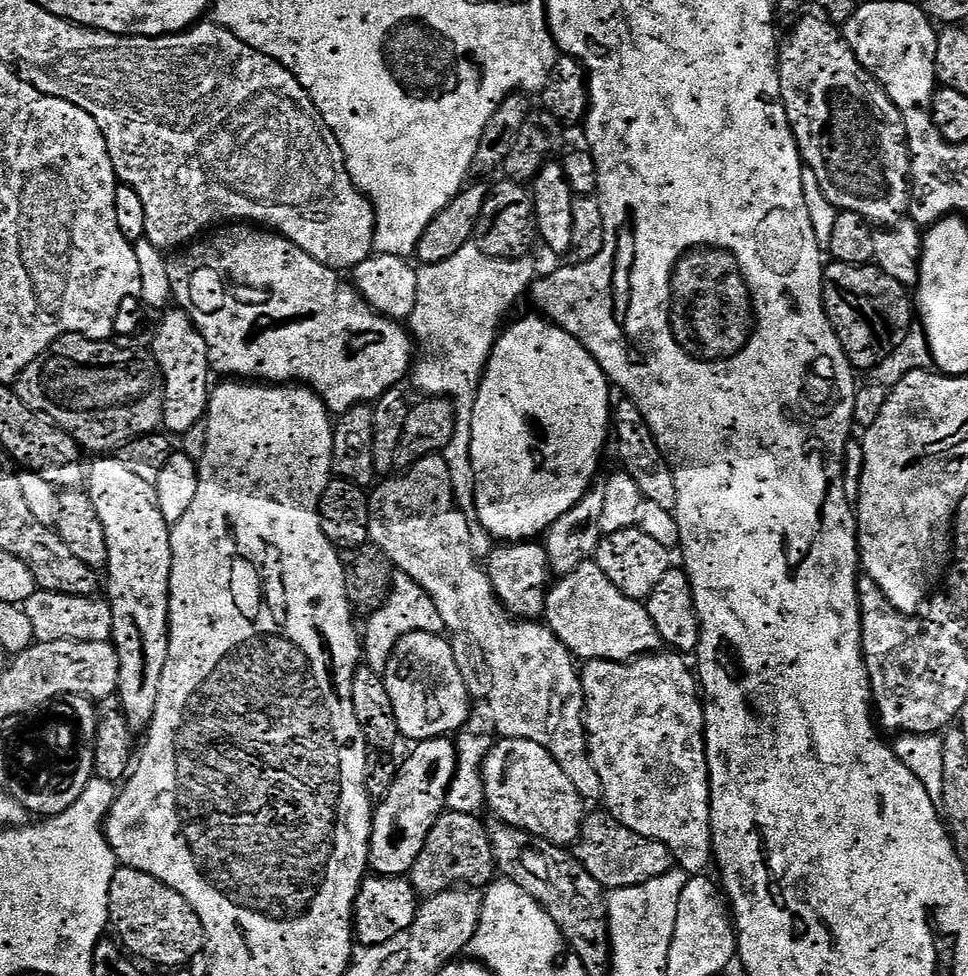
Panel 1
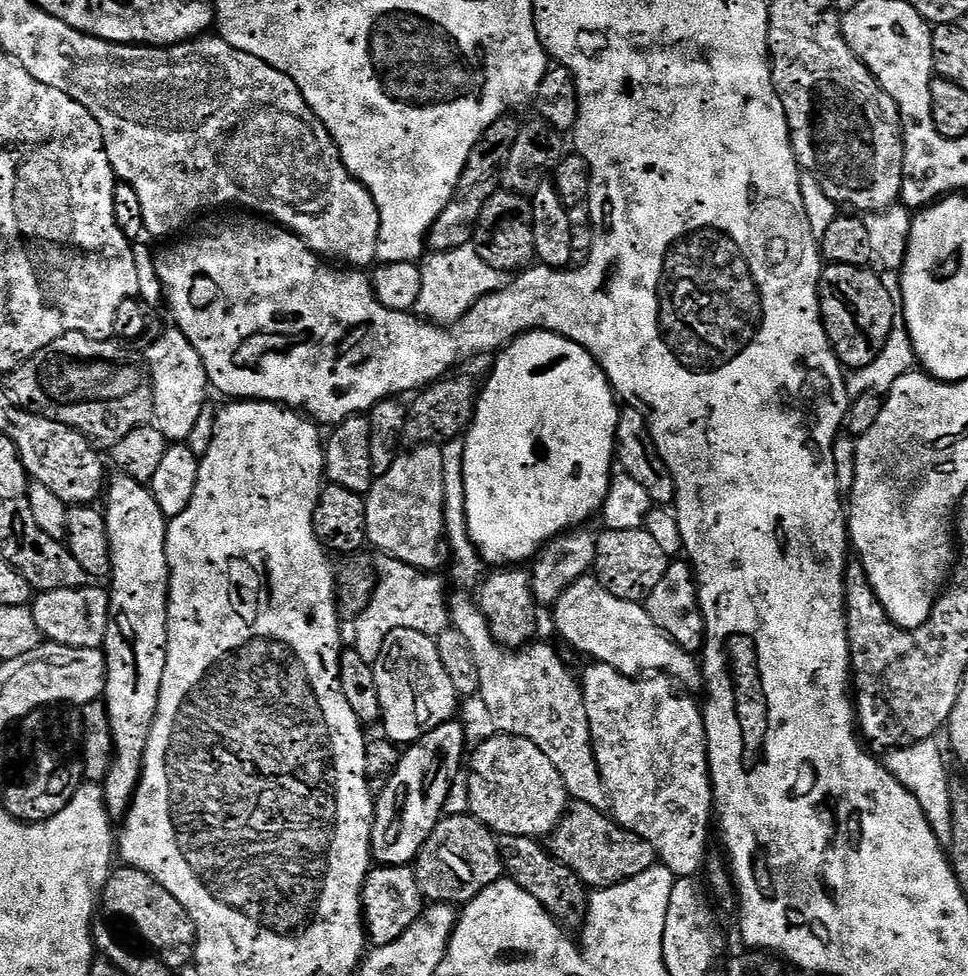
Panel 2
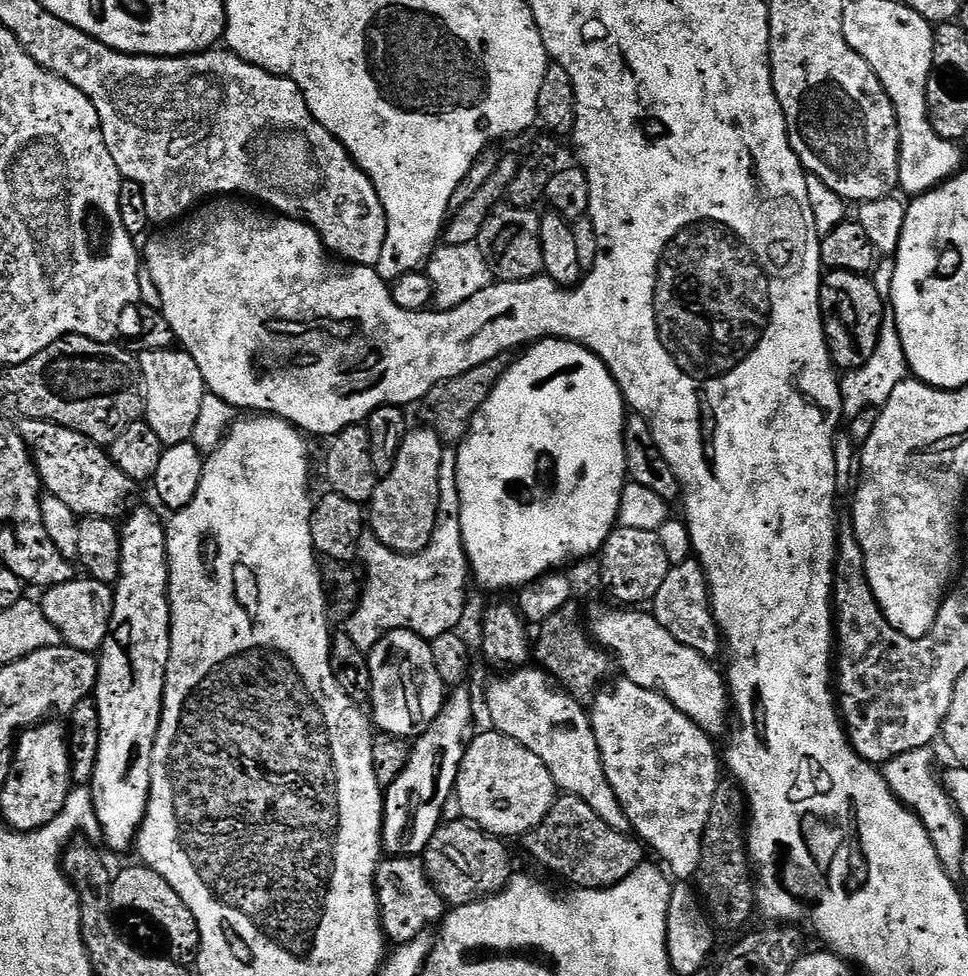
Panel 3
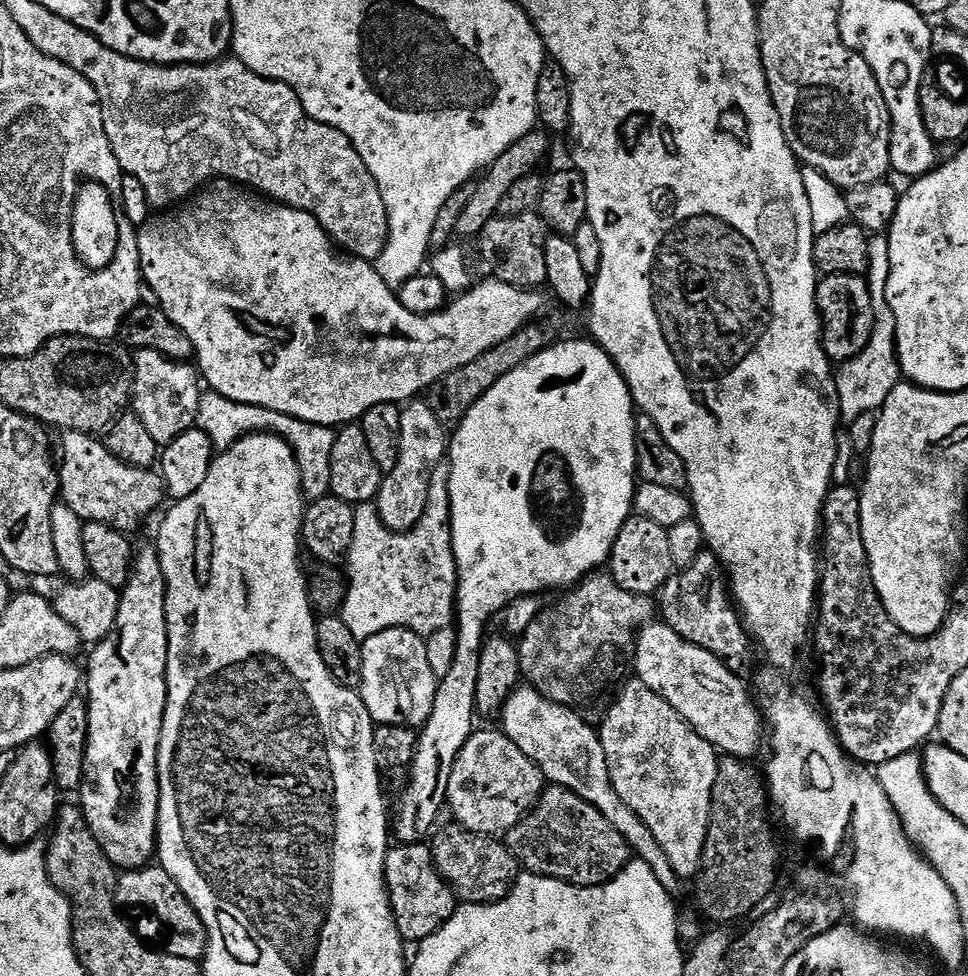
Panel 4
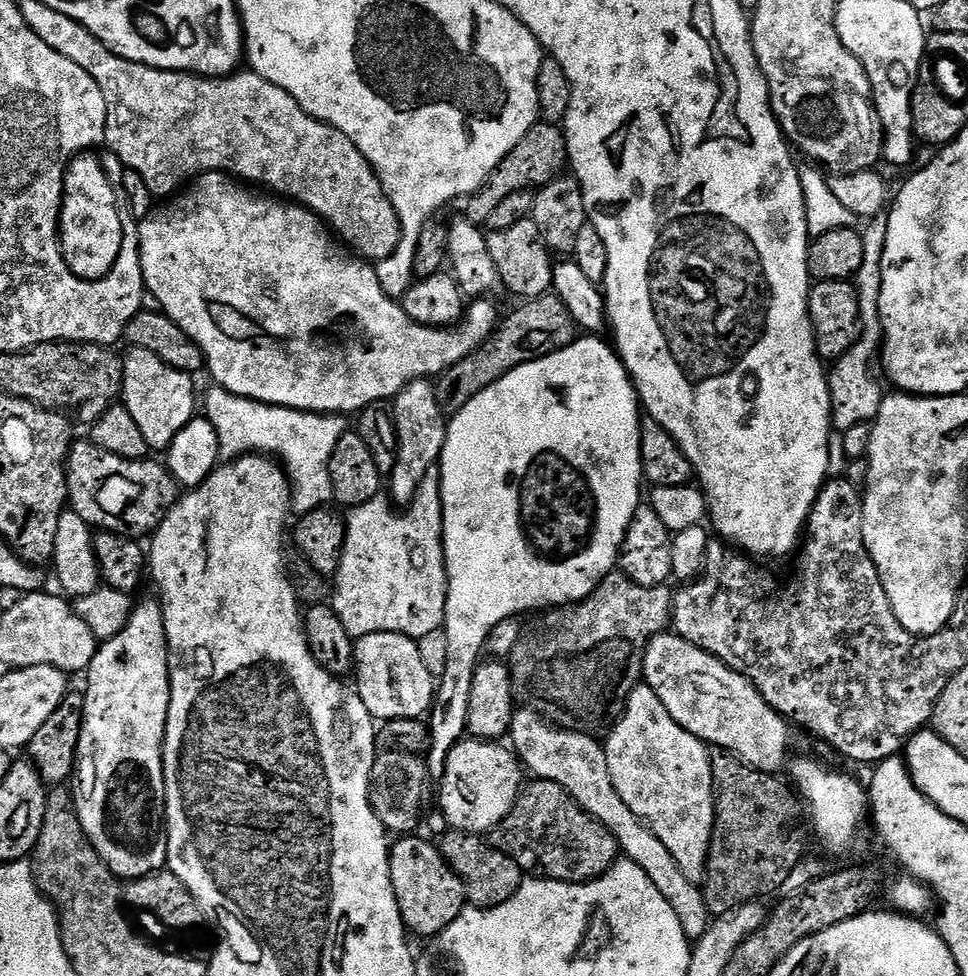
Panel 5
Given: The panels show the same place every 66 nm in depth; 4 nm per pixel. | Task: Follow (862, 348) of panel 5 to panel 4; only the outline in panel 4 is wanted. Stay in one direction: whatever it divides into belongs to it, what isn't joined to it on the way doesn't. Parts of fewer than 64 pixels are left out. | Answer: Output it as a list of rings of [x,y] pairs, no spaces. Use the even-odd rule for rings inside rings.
[[[876,234],[868,242],[868,270],[866,273],[873,314],[870,340],[866,342],[860,354],[843,361],[834,372],[838,416],[845,425],[852,424],[854,418],[862,418],[862,414],[867,412],[879,413],[886,398],[890,398],[890,394],[902,380],[900,359],[896,356],[896,323],[886,298],[886,282],[889,278],[888,237],[884,234]]]

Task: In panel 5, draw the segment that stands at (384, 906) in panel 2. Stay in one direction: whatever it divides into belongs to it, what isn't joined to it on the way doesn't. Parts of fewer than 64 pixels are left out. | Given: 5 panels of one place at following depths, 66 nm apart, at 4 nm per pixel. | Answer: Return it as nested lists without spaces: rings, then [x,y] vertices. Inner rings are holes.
[[[420,834],[401,835],[391,845],[388,861],[390,882],[394,886],[405,929],[413,937],[436,938],[446,930],[446,926],[450,926],[450,922],[454,922],[454,918],[458,918],[458,914],[462,914],[468,904],[468,891],[464,888],[462,878],[446,862],[439,847],[431,839],[428,840],[423,840]]]

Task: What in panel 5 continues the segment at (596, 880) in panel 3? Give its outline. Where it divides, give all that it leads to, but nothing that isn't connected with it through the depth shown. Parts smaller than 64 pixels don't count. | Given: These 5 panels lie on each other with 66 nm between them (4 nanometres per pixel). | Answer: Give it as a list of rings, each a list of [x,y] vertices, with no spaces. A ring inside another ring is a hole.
[[[532,778],[520,790],[510,814],[490,833],[490,843],[520,867],[521,873],[541,880],[585,884],[610,871],[621,855],[618,842],[562,786]]]

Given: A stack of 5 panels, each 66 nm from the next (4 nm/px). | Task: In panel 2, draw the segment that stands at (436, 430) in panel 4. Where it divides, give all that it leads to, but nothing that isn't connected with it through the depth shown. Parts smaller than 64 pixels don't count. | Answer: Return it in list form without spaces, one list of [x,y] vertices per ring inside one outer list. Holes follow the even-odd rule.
[[[422,444],[409,447],[407,450],[401,451],[397,455],[394,466],[390,466],[390,470],[386,470],[386,474],[373,479],[372,488],[366,493],[364,505],[366,506],[366,530],[368,531],[367,543],[369,545],[373,544],[377,548],[375,550],[377,553],[392,556],[396,560],[401,560],[414,568],[436,570],[436,567],[440,564],[440,548],[442,552],[442,545],[446,540],[446,533],[444,531],[444,449],[439,444]]]

